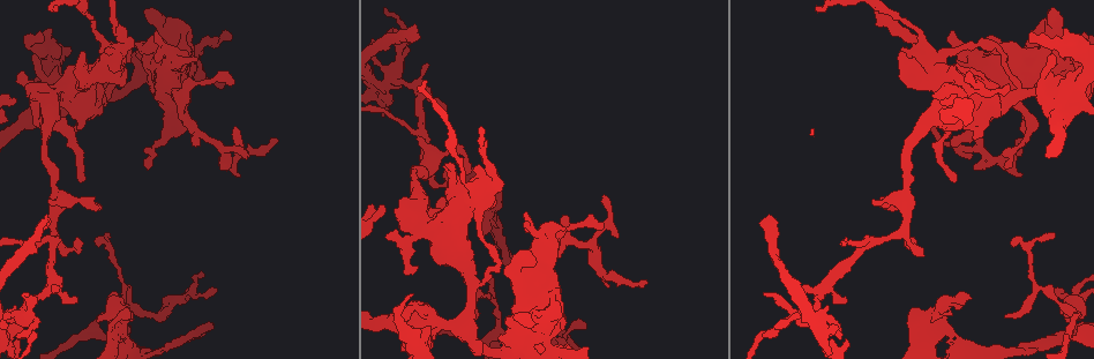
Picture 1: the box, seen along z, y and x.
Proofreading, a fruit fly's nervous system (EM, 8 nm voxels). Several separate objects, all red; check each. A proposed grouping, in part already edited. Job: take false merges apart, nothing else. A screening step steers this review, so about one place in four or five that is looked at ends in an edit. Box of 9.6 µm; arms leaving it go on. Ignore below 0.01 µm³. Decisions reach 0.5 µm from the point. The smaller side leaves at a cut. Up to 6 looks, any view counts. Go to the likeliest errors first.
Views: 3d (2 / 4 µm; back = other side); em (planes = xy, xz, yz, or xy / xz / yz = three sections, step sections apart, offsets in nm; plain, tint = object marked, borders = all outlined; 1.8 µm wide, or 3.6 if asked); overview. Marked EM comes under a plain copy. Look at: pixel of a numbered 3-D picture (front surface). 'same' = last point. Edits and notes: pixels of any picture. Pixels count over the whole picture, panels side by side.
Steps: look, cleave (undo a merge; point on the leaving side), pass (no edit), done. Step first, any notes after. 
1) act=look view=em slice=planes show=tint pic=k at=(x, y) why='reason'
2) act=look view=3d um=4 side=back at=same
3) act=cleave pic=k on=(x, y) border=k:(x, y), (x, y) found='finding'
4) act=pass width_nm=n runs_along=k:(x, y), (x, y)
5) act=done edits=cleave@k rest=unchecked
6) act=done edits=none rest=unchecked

act=look view=em slice=planes show=tint pic=1 at=(1079, 294) why='abrupt turn'

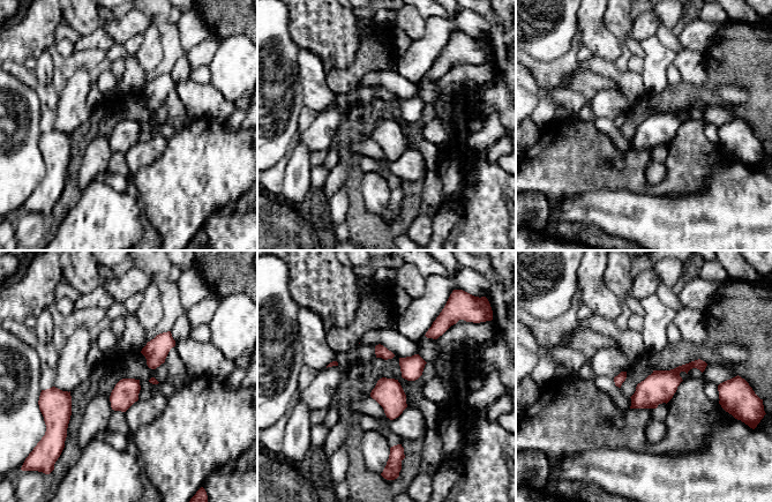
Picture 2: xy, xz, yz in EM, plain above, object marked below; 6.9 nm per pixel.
act=pass runs_along=2:(703, 365), (680, 368), (634, 405) found='all the same neuron'

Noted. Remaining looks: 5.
act=look view=3d um=4 pic=1 at=(434, 324) why='calibre changes'

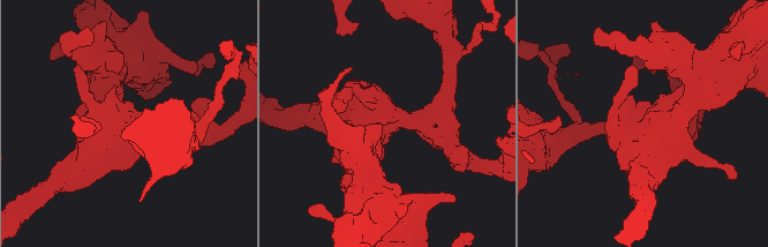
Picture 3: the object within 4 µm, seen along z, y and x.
act=look view=em um=3.6 slice=xy step=4 show=tint pic=3 at=(384, 120) why='now the EM'

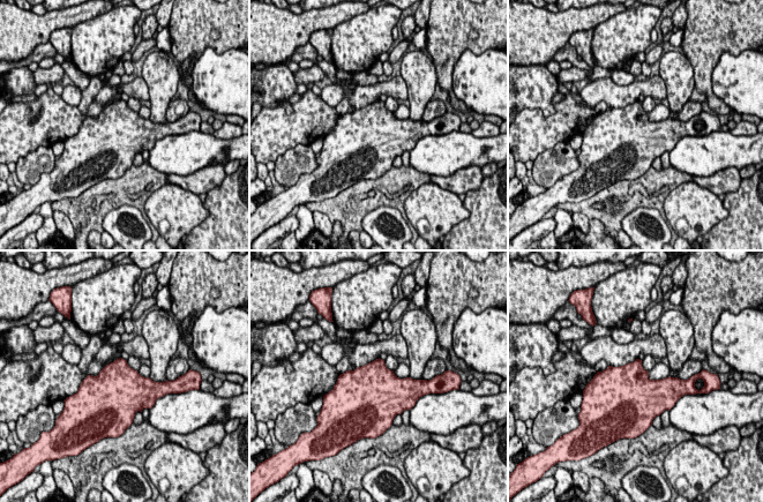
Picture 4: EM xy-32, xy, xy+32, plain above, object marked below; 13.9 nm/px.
act=look view=em um=3.6 slice=planes show=tint at=same why='another direction'

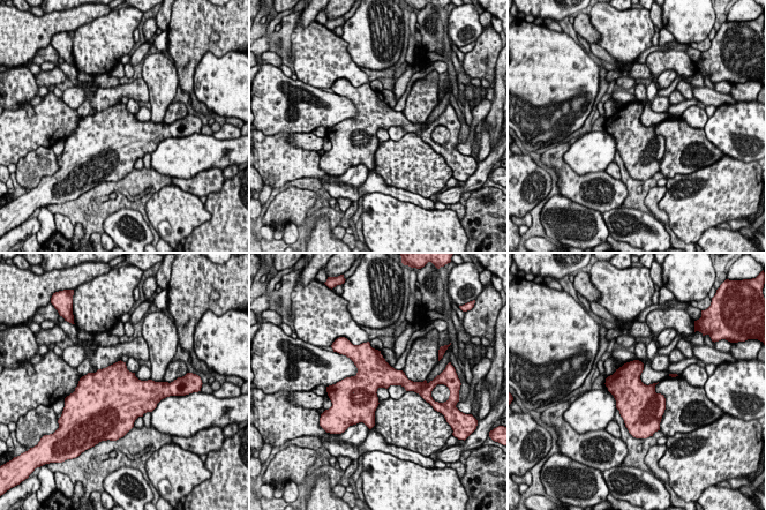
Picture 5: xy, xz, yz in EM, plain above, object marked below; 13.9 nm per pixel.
act=pass found='one neuron here'

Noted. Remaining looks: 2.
act=look view=3d um=4 pic=1 at=(62, 84) why='abrupt turn'

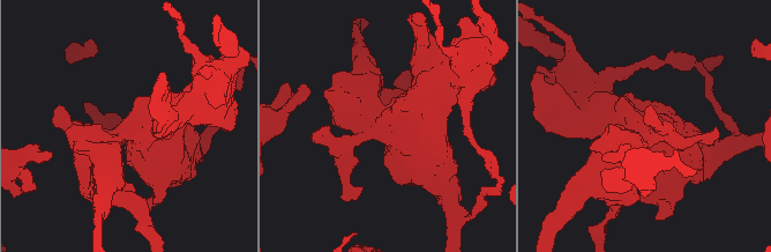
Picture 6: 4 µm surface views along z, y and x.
act=look view=em um=3.6 slice=planes show=tint pic=6 at=(132, 132)

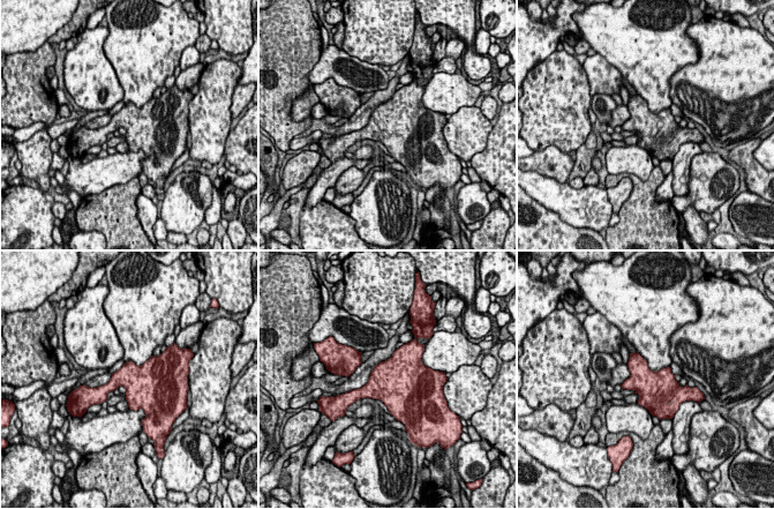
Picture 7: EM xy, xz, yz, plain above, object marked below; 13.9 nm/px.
act=pass found='one neuron here'

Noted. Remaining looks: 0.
act=done edits=none rest=unchecked

